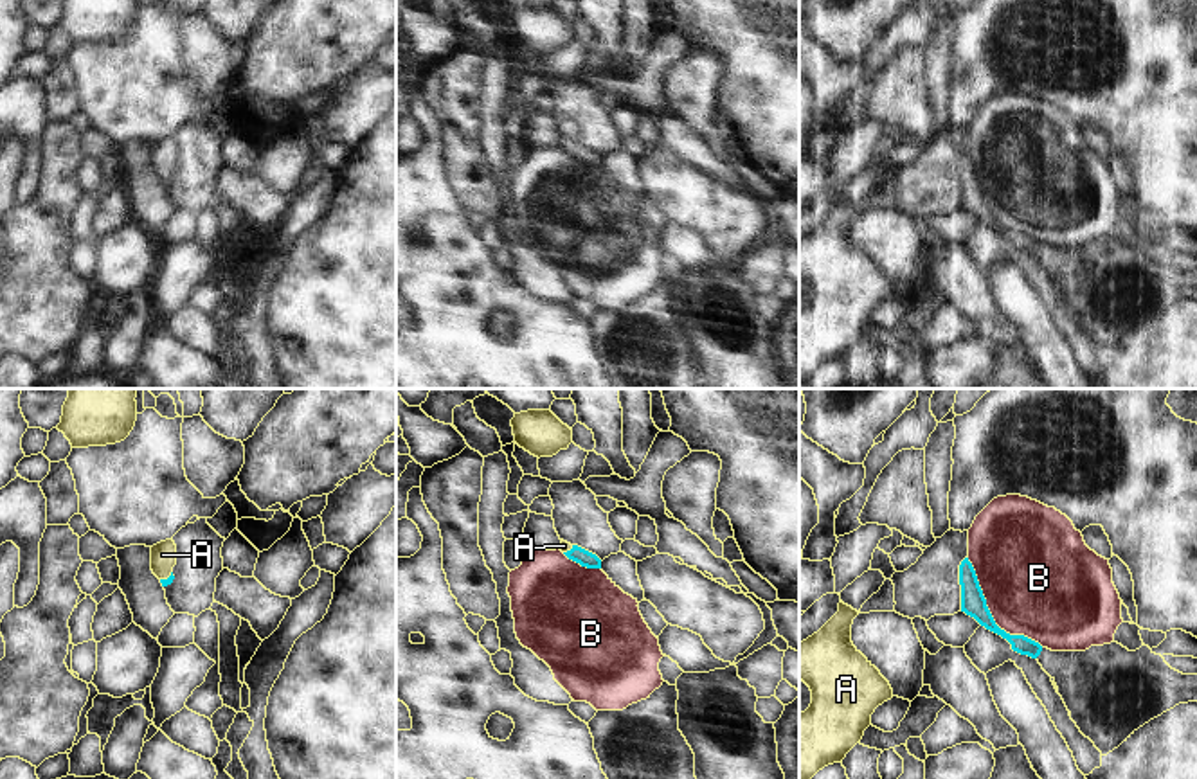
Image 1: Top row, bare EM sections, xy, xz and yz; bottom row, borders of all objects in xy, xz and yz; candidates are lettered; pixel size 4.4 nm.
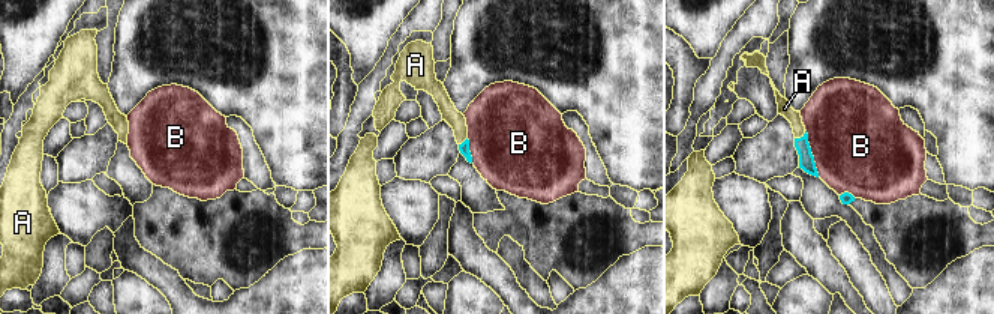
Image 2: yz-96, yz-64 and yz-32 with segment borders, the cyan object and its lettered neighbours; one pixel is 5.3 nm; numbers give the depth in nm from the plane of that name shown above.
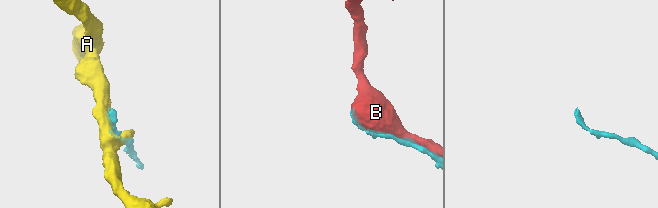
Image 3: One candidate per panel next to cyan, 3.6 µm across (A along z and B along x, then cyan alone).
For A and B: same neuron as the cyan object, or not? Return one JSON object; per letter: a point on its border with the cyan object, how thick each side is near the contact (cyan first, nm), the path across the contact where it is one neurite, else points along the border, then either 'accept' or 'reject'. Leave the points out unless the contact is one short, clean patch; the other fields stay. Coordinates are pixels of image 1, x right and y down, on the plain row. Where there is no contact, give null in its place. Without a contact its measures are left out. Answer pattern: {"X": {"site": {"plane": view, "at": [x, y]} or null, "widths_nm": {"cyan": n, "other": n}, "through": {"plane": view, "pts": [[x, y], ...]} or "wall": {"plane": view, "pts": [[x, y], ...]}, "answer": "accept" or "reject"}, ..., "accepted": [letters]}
{"A": {"site": {"plane": "xy", "at": [168, 175]}, "widths_nm": {"cyan": 30, "other": 110}, "through": {"plane": "xy", "pts": [[170, 177], [168, 175], [162, 166], [162, 152]]}, "answer": "accept"}, "B": {"site": {"plane": "yz", "at": [990, 211]}, "widths_nm": {"cyan": 110, "other": 480}, "answer": "reject"}, "accepted": ["A"]}

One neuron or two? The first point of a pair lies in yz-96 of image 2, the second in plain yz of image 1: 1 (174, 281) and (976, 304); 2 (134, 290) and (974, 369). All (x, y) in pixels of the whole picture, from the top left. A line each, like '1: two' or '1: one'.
1: one
2: one

